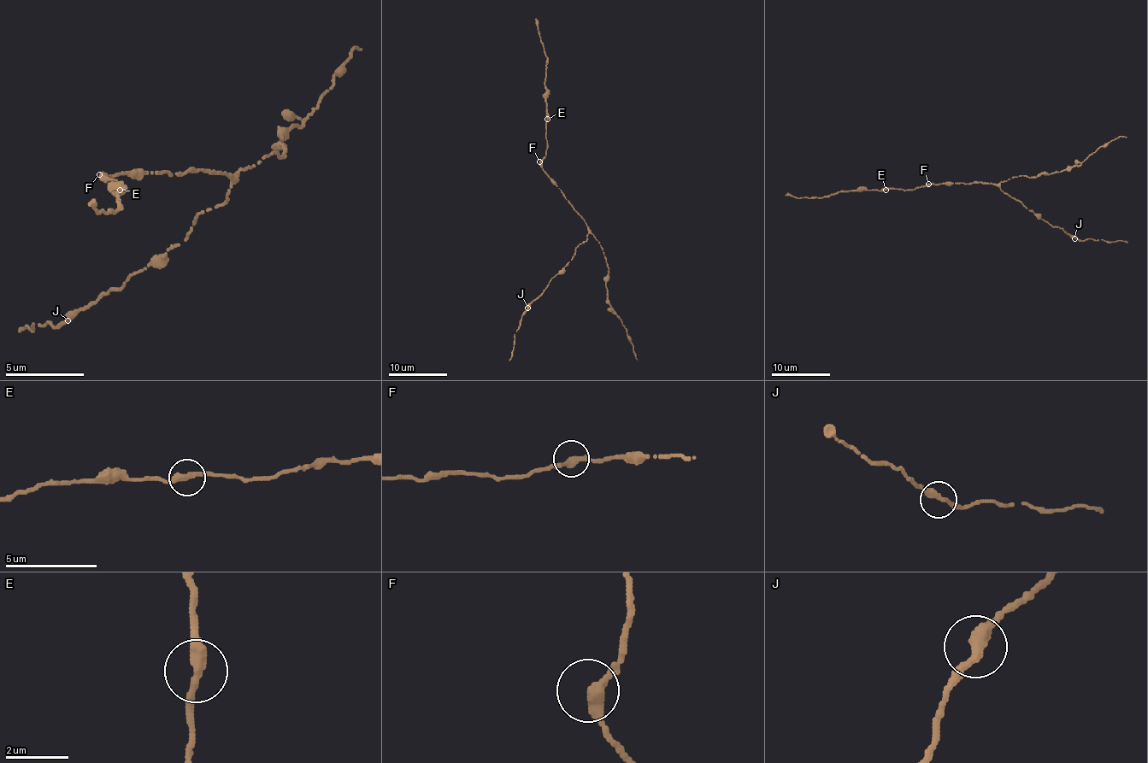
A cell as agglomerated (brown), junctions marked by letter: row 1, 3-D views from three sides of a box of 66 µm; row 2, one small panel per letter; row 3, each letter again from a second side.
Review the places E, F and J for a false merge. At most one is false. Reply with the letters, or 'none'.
none

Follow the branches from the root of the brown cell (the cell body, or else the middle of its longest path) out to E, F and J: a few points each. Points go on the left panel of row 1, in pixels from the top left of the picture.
E: (186, 171), (182, 174), (167, 171), (107, 174), (119, 190)
F: (186, 171), (182, 174), (170, 174), (167, 171), (127, 171), (123, 174), (99, 174)
J: (186, 171), (226, 174), (226, 198), (194, 218), (186, 242), (170, 245), (119, 289), (107, 289), (67, 320)

